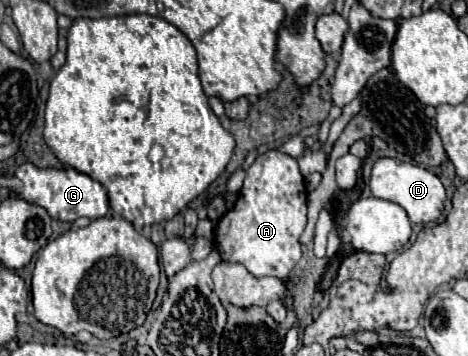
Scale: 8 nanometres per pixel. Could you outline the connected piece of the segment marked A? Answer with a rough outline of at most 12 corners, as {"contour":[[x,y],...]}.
{"contour":[[259,154],[219,220],[221,260],[285,278],[301,258],[297,160]]}

